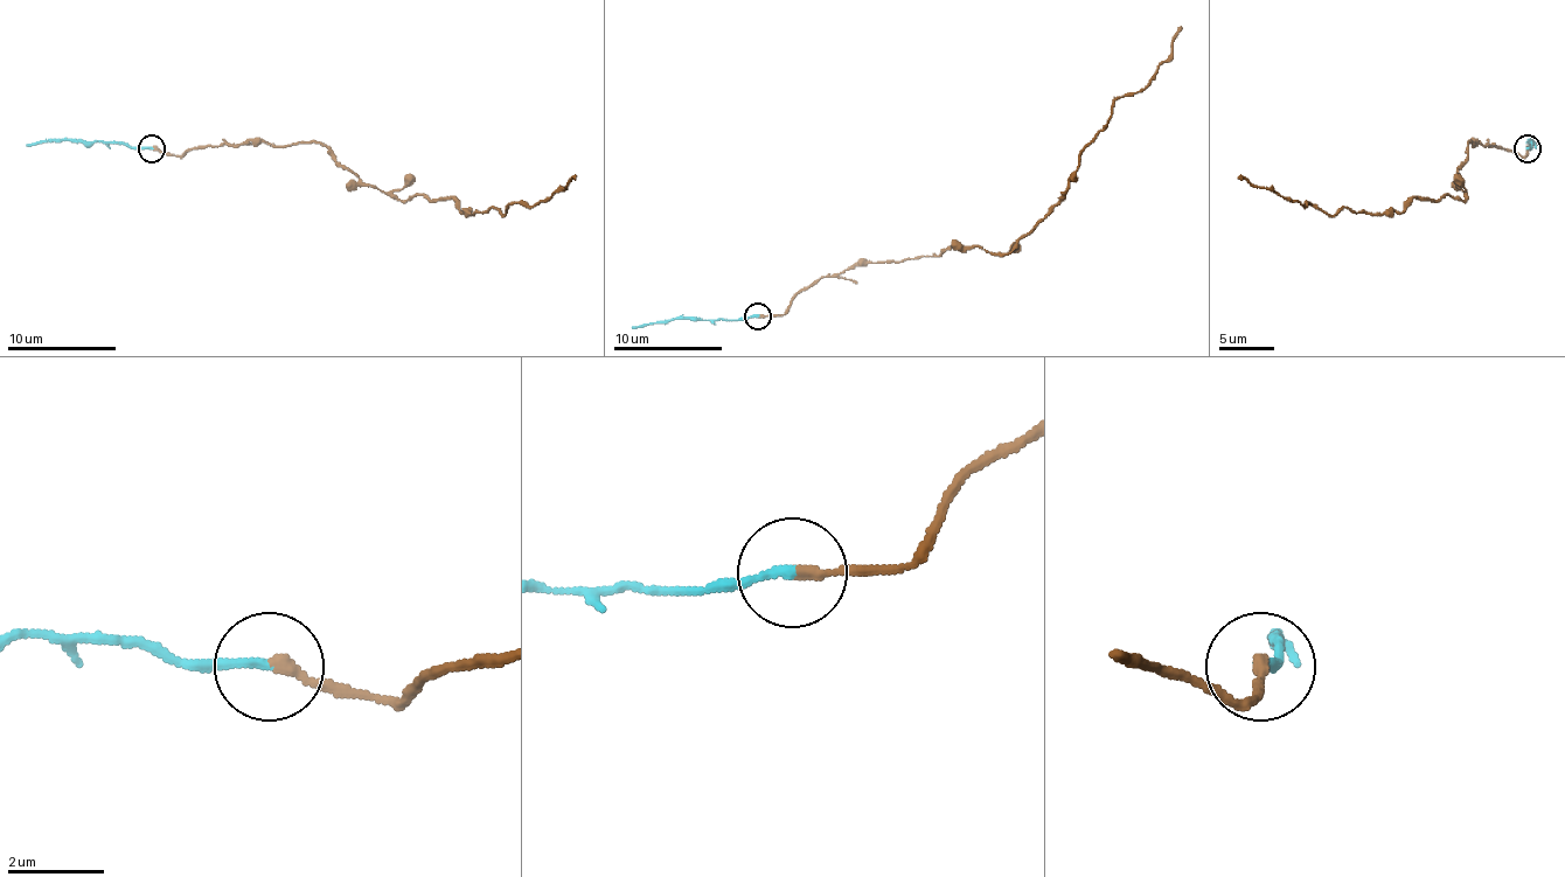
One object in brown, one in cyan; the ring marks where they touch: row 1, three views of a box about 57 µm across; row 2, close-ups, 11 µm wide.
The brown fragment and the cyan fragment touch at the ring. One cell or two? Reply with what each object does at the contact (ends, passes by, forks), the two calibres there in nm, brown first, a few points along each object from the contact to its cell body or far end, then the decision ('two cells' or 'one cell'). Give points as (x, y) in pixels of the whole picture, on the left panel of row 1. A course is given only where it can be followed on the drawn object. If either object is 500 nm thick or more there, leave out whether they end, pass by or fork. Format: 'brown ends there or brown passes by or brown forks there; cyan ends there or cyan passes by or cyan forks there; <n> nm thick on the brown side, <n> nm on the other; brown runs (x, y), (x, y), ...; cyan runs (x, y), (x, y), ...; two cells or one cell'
brown ends there; cyan ends there; 240 nm thick on the brown side, 180 nm on the other; brown runs (152, 147), (321, 143), (364, 183), (452, 196), (463, 213), (503, 216), (575, 178); cyan runs (152, 147), (60, 139), (27, 145); two cells

